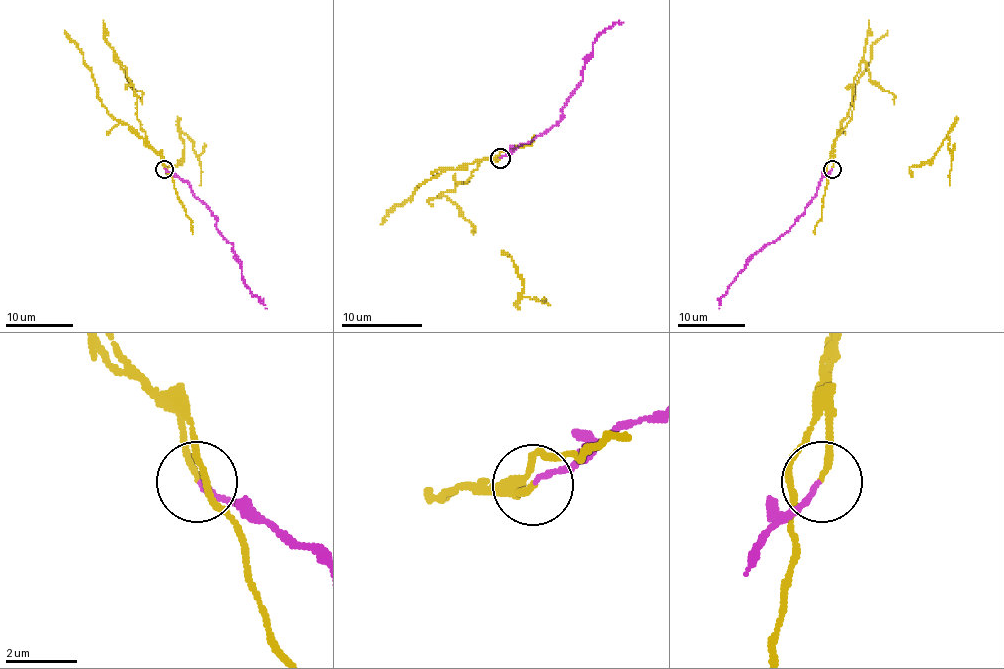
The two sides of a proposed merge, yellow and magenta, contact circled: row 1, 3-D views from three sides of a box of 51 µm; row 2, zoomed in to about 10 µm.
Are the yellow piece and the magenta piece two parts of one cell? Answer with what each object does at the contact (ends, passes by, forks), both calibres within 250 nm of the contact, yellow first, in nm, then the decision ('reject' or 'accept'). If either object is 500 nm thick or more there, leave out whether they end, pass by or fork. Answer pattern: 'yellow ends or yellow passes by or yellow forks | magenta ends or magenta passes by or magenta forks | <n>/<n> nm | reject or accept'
yellow ends | magenta ends | 180/140 nm | reject

